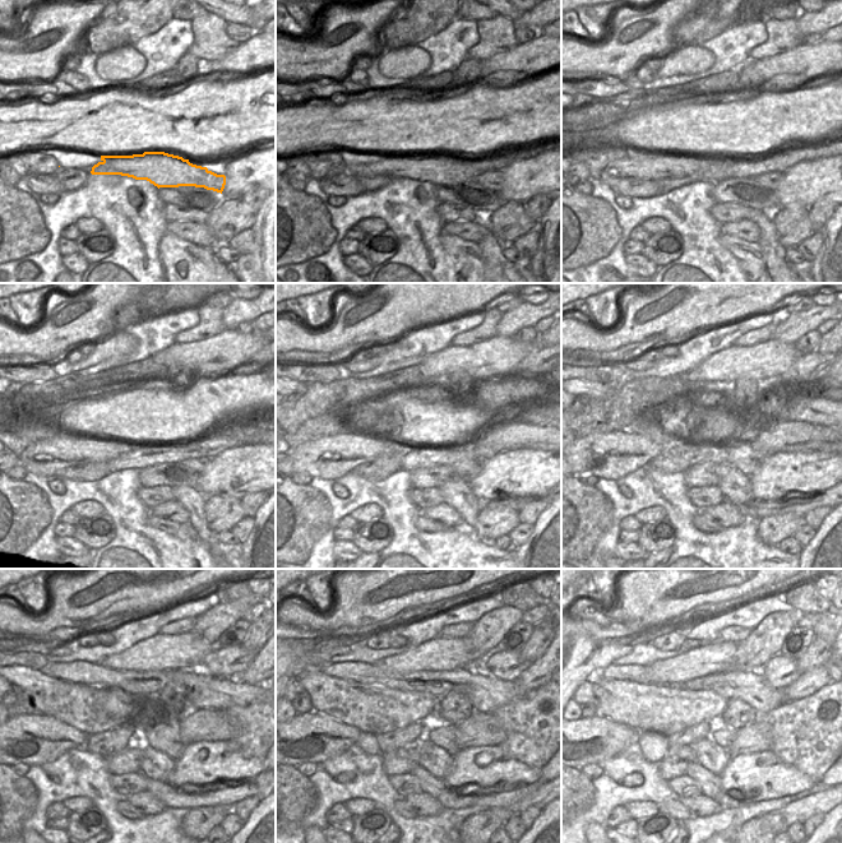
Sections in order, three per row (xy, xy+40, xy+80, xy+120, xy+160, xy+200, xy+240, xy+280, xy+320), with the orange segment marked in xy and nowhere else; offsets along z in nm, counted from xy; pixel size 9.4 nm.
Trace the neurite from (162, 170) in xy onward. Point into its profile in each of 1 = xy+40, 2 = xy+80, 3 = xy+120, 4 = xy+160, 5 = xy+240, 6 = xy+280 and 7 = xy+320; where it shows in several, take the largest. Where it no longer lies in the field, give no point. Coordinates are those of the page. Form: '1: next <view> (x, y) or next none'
1: next xy+40 (444, 170)
2: next xy+80 (644, 165)
3: next xy+120 (44, 458)
4: next xy+160 (331, 457)
5: next xy+240 (35, 739)
6: next xy+280 (313, 737)
7: next xy+320 (592, 740)

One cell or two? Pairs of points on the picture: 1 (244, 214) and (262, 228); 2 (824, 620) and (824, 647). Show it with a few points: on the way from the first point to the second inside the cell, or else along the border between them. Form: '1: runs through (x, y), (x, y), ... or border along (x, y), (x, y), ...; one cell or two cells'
1: border along (255, 213), (255, 221), (250, 227); two cells
2: border along (817, 634), (826, 634), (828, 637); two cells

